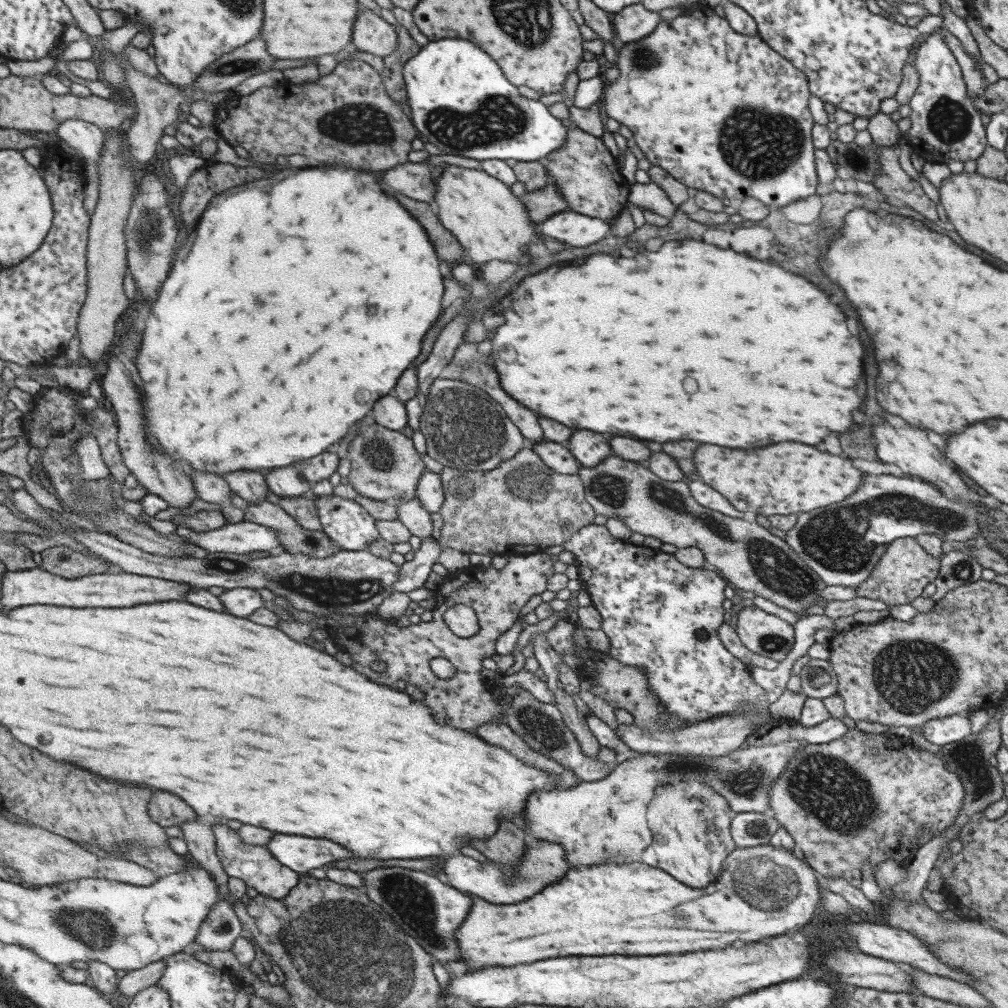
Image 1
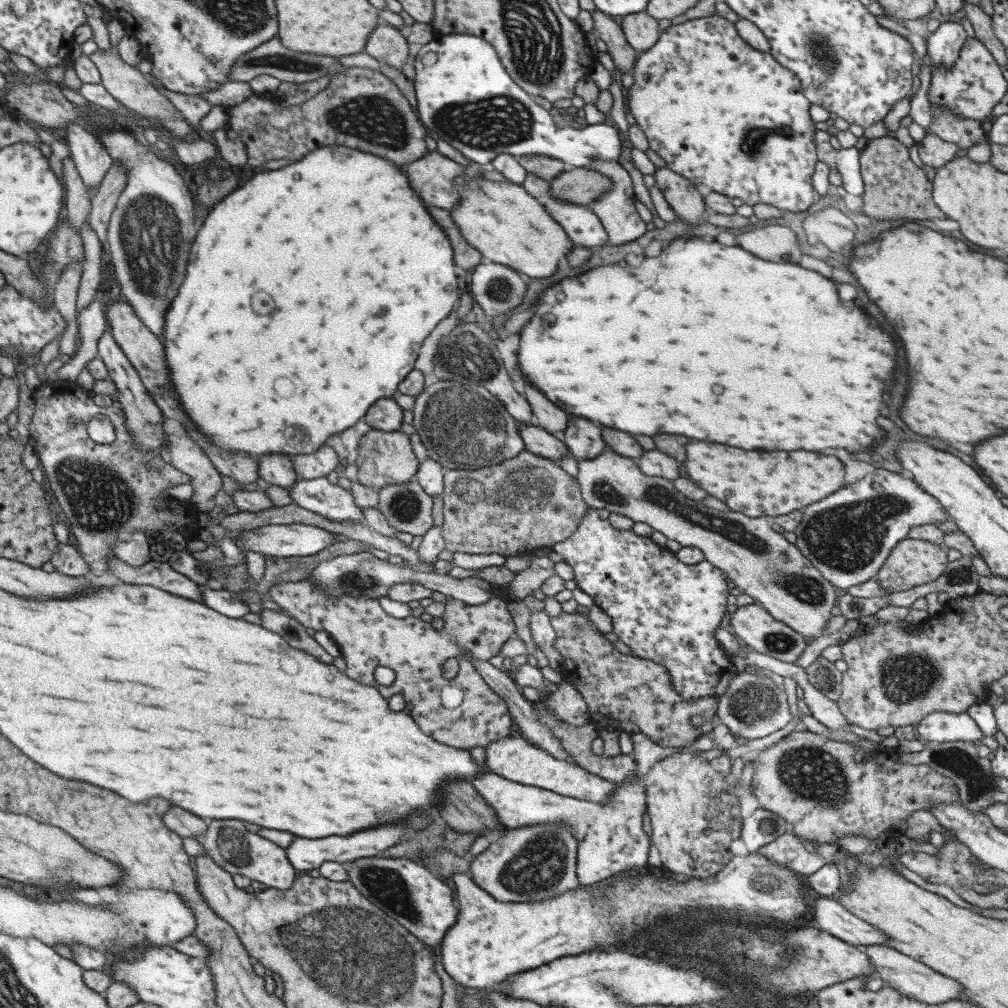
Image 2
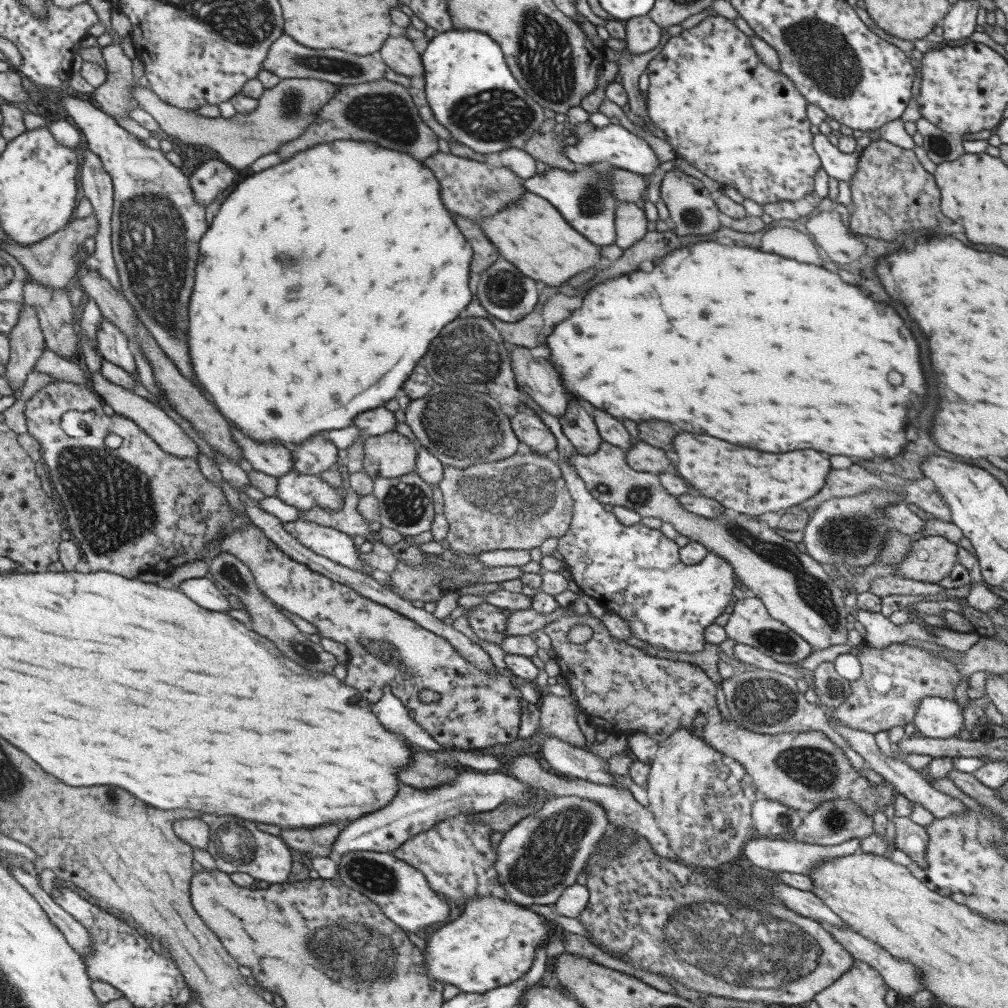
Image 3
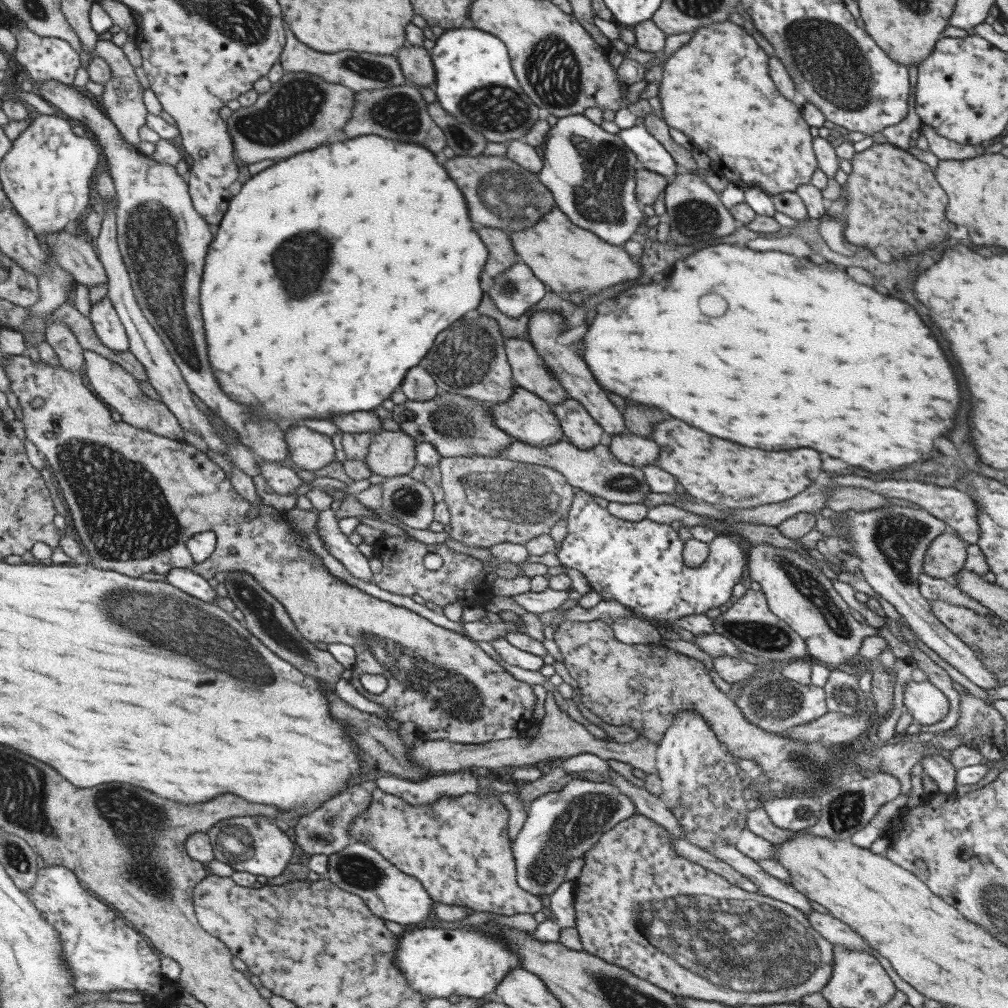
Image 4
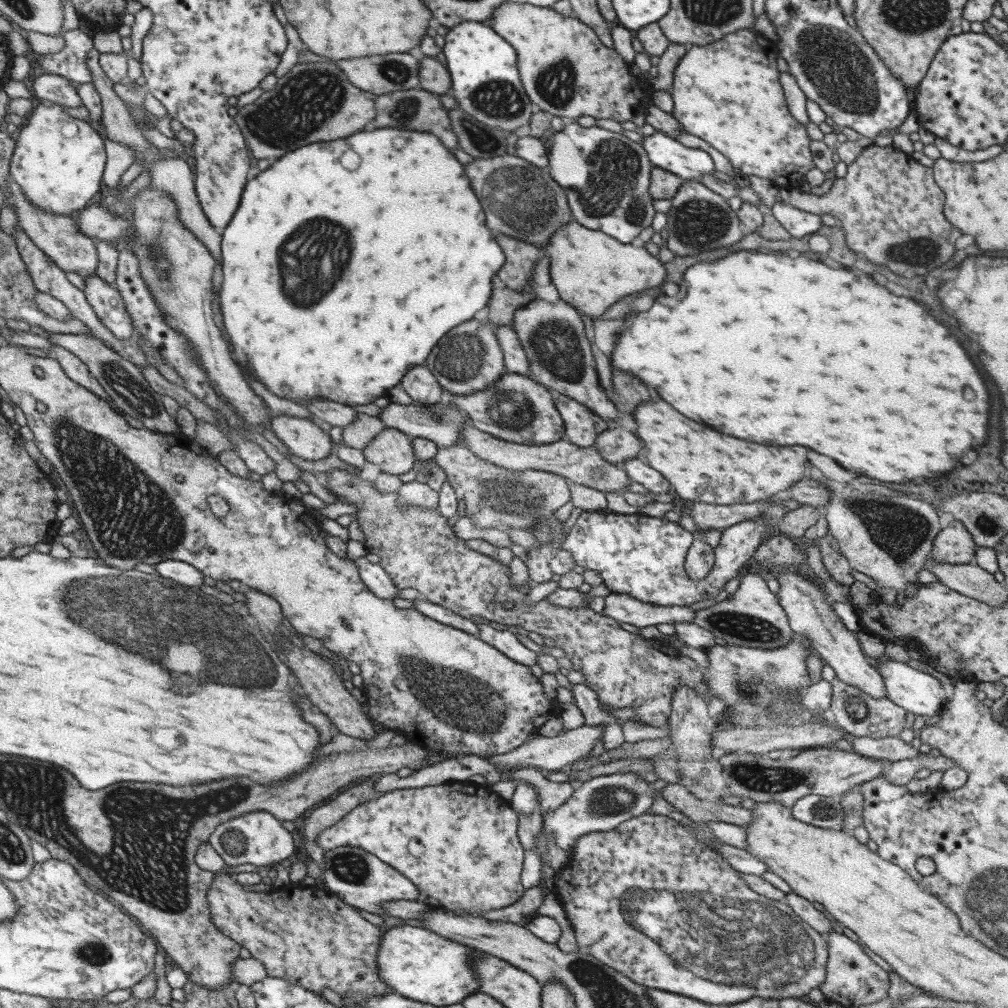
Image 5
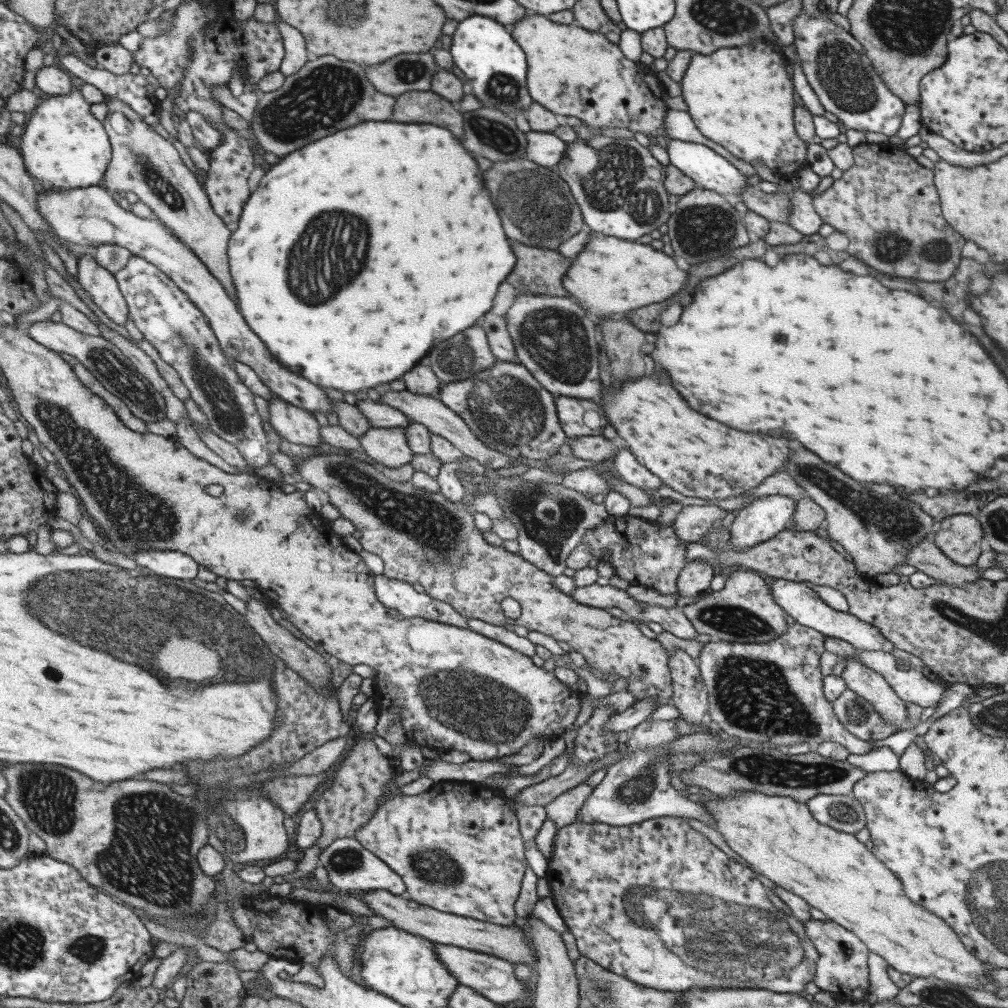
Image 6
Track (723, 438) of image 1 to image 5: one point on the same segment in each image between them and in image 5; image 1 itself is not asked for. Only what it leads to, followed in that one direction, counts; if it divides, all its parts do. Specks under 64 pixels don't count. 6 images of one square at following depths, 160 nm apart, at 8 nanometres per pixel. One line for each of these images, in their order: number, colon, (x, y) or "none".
2: (704, 340)
3: (777, 355)
4: (777, 353)
5: (825, 359)

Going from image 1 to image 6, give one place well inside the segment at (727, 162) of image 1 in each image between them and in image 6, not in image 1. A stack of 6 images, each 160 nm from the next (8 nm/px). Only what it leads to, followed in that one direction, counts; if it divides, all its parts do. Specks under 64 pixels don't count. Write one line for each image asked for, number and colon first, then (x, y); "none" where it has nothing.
2: (718, 112)
3: (742, 124)
4: (715, 89)
5: (727, 93)
6: (742, 99)

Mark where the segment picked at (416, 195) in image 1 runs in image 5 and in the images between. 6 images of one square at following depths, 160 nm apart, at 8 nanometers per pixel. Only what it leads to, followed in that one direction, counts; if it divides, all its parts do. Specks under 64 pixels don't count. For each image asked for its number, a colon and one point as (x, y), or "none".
2: (433, 177)
3: (467, 188)
4: (500, 194)
5: (522, 201)

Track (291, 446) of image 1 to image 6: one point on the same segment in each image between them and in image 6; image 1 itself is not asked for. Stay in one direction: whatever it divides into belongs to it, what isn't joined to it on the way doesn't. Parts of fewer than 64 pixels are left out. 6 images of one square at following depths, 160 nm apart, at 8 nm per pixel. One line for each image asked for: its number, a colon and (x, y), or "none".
2: (358, 273)
3: (323, 279)
4: (396, 229)
5: (419, 259)
6: (432, 229)

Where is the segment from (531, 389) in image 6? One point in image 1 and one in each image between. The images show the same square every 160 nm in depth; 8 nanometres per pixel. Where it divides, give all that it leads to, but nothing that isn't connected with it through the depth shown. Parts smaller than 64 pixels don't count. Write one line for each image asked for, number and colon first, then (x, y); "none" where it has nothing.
1: (556, 457)
2: (536, 440)
3: (527, 426)
4: (524, 416)
5: (515, 408)

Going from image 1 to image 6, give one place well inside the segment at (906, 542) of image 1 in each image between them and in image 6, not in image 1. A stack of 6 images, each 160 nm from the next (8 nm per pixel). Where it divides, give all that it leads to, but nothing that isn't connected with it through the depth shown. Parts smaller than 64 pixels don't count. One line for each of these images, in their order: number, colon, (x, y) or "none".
2: (911, 562)
3: (930, 558)
4: (945, 555)
5: (952, 544)
6: (959, 537)

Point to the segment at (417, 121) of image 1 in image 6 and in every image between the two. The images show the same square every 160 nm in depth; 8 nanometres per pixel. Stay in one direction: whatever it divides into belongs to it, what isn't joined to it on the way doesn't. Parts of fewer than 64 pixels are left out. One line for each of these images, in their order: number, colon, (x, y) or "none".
2: (452, 71)
3: (468, 88)
4: (464, 59)
5: (484, 82)
6: (495, 67)

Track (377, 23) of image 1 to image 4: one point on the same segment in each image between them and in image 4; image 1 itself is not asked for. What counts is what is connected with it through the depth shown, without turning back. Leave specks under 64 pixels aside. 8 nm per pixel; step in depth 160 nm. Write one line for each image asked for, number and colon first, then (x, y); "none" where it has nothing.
2: (386, 44)
3: (397, 52)
4: (415, 62)

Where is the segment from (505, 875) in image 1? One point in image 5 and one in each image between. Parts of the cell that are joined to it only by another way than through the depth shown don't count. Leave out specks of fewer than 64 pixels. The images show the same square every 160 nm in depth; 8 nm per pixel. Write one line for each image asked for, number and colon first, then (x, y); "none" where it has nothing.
2: (528, 864)
3: (539, 856)
4: (559, 826)
5: (600, 804)

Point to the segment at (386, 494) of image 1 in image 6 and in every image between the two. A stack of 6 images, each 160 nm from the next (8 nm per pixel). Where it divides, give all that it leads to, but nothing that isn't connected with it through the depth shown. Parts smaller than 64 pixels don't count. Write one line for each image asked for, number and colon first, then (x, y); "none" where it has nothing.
2: (384, 458)
3: (390, 455)
4: (390, 453)
5: (390, 449)
6: (386, 446)

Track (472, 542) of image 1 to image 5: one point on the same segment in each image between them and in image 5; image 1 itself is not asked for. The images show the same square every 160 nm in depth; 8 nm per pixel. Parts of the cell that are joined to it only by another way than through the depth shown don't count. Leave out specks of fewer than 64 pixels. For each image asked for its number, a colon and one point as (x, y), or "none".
2: (527, 501)
3: (512, 504)
4: (490, 499)
5: (490, 496)

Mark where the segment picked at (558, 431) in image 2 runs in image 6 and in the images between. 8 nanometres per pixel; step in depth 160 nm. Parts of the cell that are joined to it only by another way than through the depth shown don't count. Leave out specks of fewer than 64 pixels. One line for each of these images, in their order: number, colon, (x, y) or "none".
3: (535, 376)
4: (528, 371)
5: (515, 361)
6: (499, 343)

